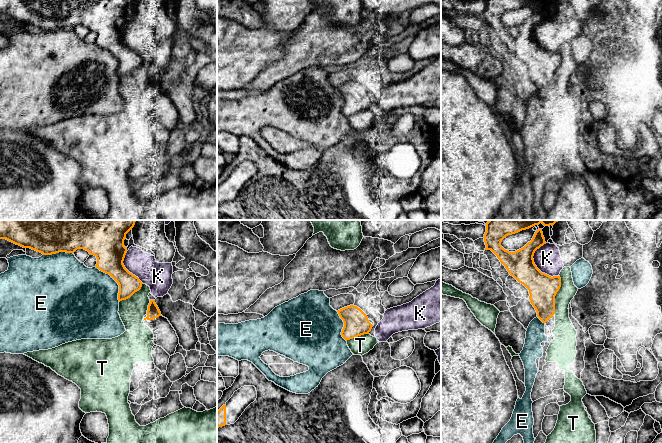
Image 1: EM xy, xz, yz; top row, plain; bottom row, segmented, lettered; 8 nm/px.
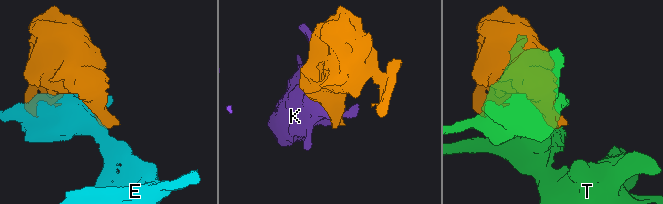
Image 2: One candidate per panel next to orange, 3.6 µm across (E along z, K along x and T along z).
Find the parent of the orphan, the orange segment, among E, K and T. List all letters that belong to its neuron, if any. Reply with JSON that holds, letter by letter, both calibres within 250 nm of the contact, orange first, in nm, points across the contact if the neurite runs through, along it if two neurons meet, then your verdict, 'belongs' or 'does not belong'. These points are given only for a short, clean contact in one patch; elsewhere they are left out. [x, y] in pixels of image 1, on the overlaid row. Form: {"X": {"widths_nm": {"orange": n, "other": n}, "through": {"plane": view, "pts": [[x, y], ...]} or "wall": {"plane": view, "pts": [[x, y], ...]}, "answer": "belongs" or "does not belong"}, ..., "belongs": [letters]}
{"E": {"widths_nm": {"orange": 240, "other": 460}, "answer": "does not belong"}, "K": {"widths_nm": {"orange": 220, "other": 220}, "wall": {"plane": "yz", "pts": [[544, 243], [535, 251], [533, 262], [542, 272], [558, 276]]}, "answer": "does not belong"}, "T": {"widths_nm": {"orange": 220, "other": 140}, "answer": "does not belong"}, "belongs": []}

